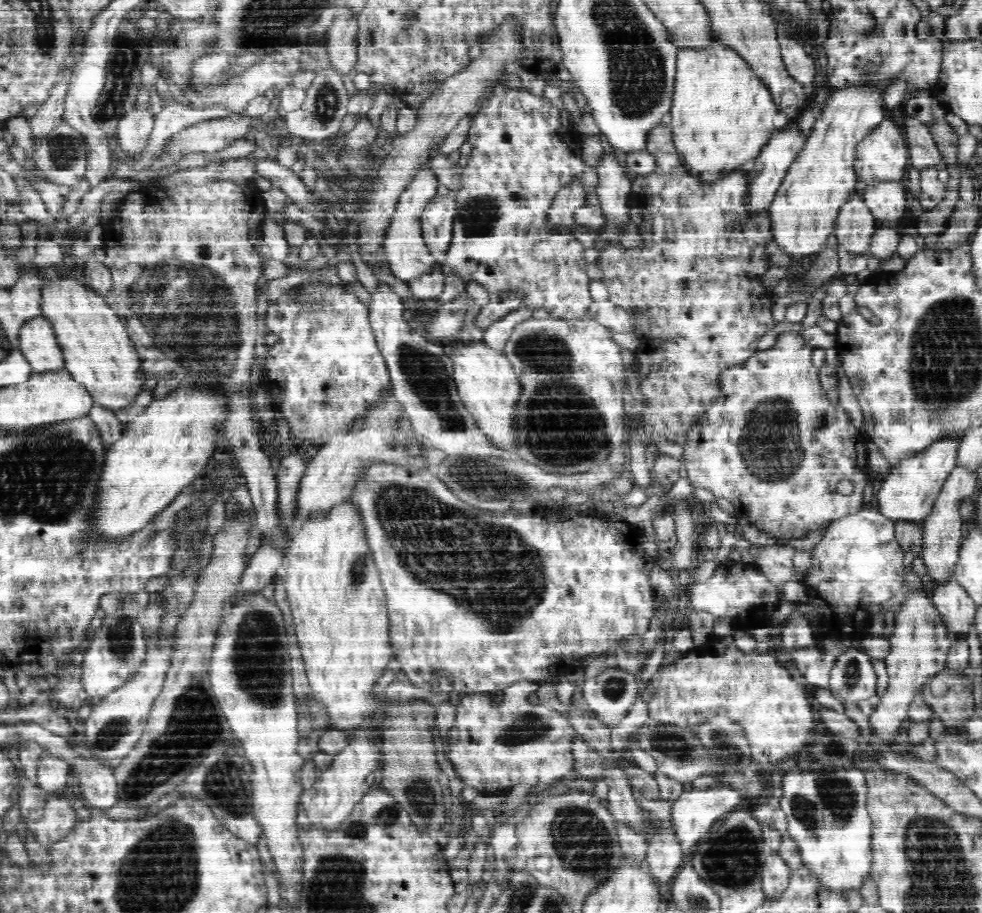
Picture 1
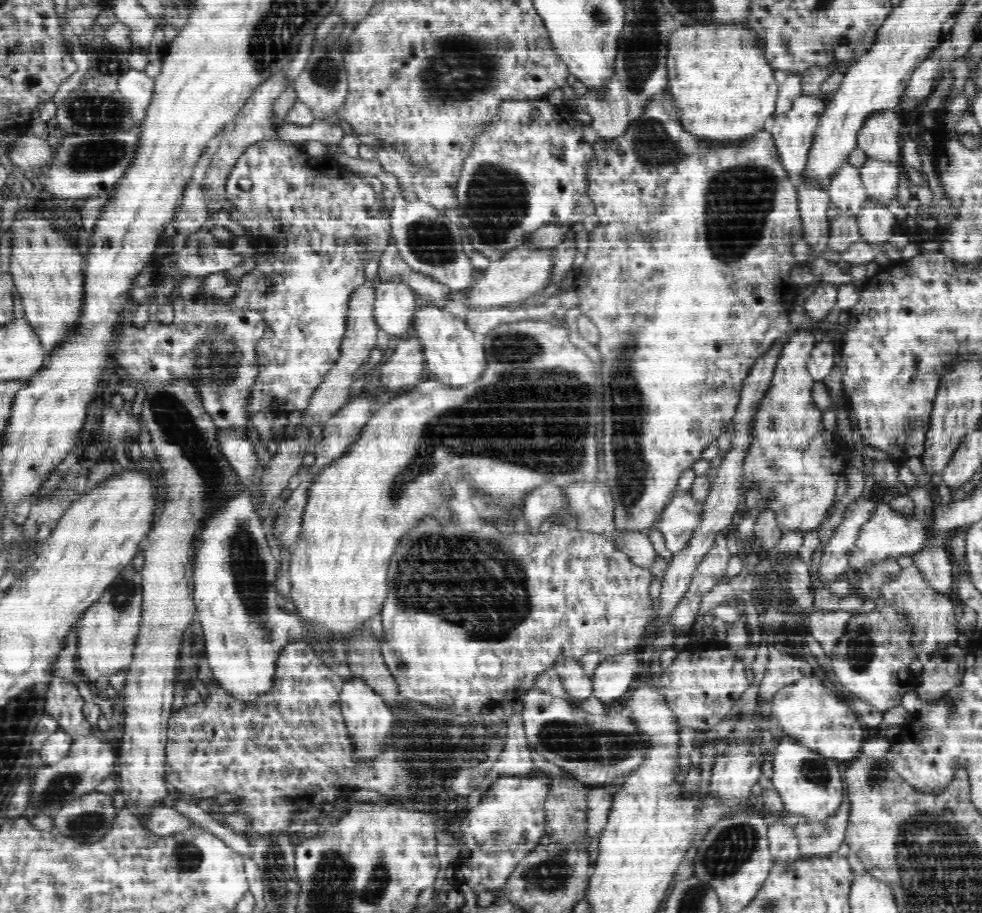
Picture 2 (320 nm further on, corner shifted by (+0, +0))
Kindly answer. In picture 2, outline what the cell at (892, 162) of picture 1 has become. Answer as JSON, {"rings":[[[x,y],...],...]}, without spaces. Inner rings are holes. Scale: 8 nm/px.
{"rings":[[[897,110],[882,111],[866,119],[858,133],[858,148],[861,148],[867,158],[875,162],[900,163],[901,150],[900,135],[903,131]]]}

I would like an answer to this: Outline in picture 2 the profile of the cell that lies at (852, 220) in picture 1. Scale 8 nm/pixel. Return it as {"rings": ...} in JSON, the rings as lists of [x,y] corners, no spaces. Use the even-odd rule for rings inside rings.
{"rings":[[[844,164],[826,188],[831,207],[841,214],[856,216],[869,200],[859,170],[852,164]]]}

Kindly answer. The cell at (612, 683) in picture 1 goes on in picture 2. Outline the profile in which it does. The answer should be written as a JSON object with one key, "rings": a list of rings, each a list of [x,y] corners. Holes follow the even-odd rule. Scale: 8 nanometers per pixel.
{"rings":[[[620,654],[602,662],[592,674],[594,696],[602,702],[614,702],[622,698],[636,680],[638,668],[640,662],[636,654]]]}

